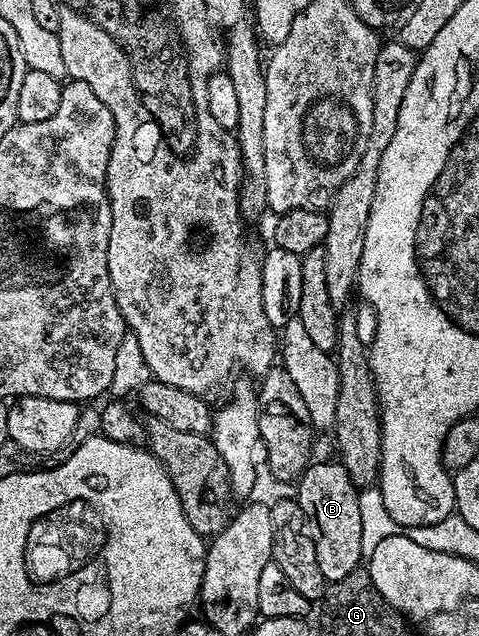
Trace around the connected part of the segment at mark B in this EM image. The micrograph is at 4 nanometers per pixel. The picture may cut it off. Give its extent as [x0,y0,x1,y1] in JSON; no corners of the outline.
[296,462,362,582]

